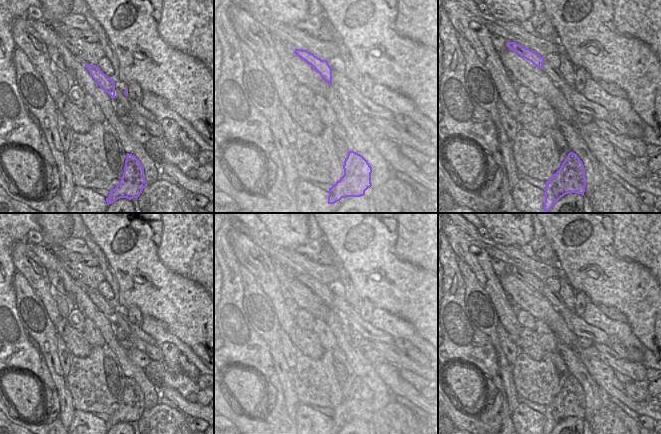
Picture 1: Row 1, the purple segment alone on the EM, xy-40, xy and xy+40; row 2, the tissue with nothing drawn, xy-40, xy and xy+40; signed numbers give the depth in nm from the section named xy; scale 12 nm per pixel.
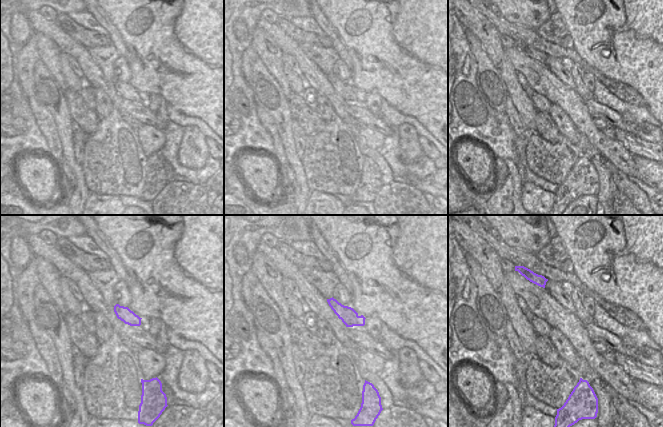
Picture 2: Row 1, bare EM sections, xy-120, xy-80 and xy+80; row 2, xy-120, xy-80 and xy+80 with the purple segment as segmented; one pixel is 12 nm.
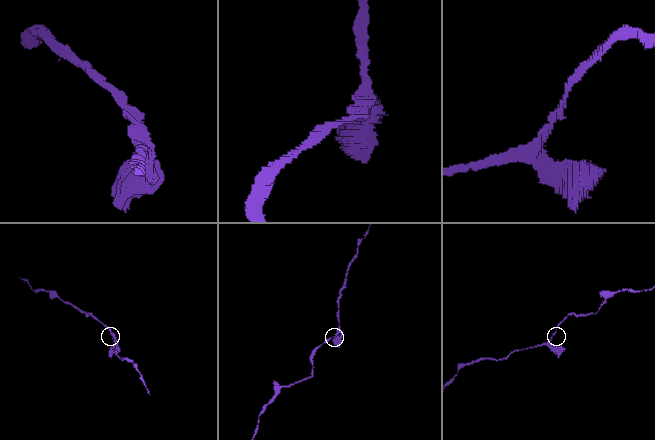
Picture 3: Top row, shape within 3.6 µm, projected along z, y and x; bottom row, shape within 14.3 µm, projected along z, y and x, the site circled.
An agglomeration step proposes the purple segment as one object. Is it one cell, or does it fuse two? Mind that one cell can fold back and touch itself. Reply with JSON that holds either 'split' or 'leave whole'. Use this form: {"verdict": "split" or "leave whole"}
{"verdict": "split"}

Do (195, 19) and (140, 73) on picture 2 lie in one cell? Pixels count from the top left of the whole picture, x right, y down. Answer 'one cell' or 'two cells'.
one cell

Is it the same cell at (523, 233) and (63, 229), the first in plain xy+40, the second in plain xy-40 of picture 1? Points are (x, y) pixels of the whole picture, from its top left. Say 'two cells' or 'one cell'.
one cell

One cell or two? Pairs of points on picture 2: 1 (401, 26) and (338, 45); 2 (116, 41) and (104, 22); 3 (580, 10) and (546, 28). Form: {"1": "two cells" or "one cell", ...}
{"1": "two cells", "2": "one cell", "3": "two cells"}

